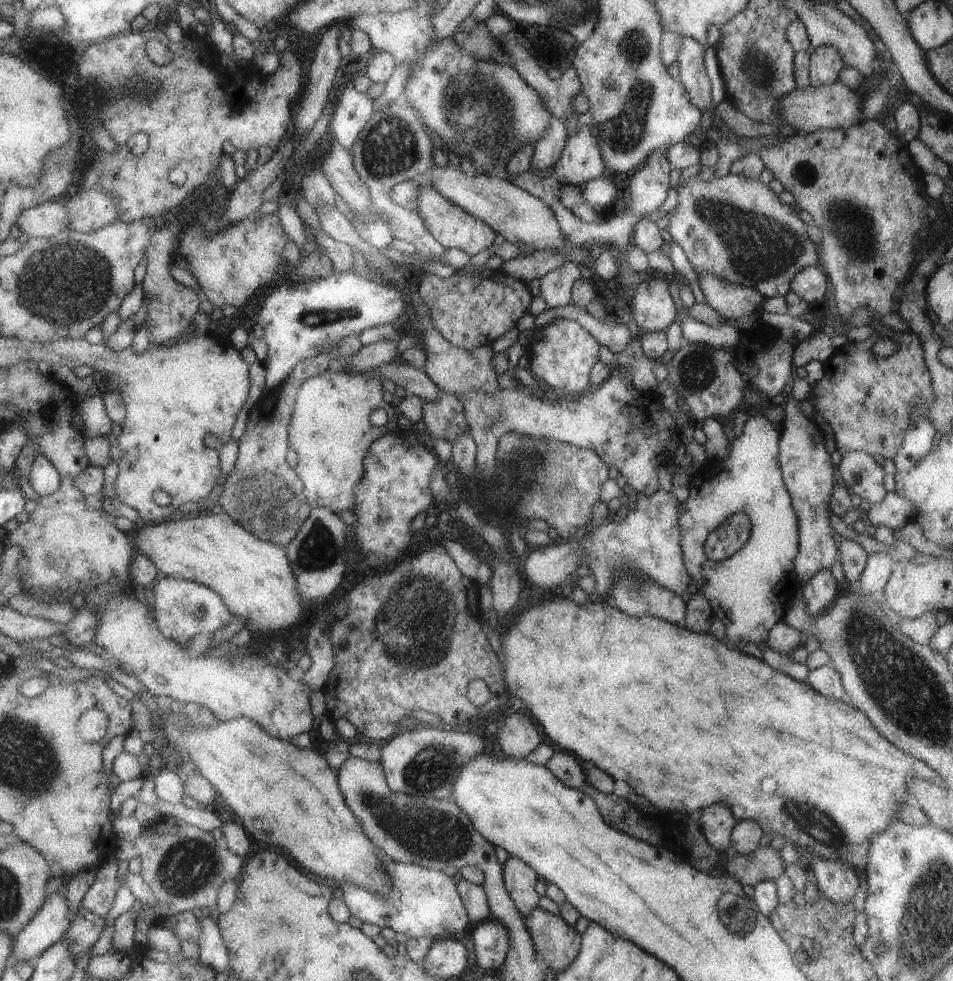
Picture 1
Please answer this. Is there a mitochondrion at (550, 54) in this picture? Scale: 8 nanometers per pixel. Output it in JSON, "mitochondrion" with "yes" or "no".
{"mitochondrion":"no"}

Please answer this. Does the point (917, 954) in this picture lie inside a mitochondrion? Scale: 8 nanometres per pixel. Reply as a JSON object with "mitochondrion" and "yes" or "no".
{"mitochondrion":"yes"}

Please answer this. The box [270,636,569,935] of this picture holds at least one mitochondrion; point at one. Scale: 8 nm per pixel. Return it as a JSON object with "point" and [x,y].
{"point":[381,809]}

